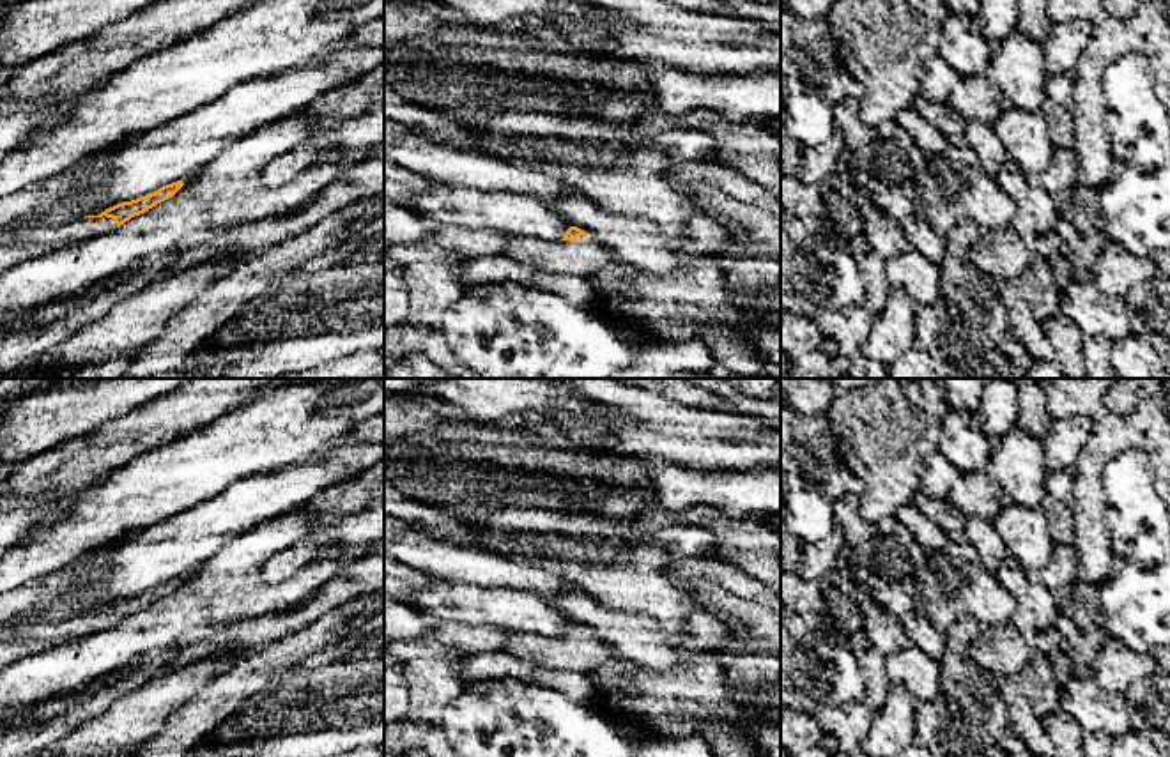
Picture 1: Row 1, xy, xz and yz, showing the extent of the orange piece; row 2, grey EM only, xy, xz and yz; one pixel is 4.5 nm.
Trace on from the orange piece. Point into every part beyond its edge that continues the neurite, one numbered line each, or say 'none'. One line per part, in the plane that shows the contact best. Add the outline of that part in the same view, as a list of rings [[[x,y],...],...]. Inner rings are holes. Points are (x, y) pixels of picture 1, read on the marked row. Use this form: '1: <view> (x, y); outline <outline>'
1: xz (583, 257); outline [[[589,233],[575,241],[515,239],[503,253],[515,262],[540,269],[589,278],[604,265],[618,262],[616,253],[591,239]]]

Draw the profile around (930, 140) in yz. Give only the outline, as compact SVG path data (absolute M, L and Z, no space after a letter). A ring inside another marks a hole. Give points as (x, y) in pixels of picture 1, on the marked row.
M913 108L901 110L894 120L912 136L924 157L945 154L952 145L938 127Z

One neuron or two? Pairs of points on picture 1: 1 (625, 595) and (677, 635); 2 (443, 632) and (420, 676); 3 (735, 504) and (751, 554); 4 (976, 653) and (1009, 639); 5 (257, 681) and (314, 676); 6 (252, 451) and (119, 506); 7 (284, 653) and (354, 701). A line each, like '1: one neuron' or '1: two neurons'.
1: one neuron
2: two neurons
3: two neurons
4: one neuron
5: two neurons
6: one neuron
7: two neurons

